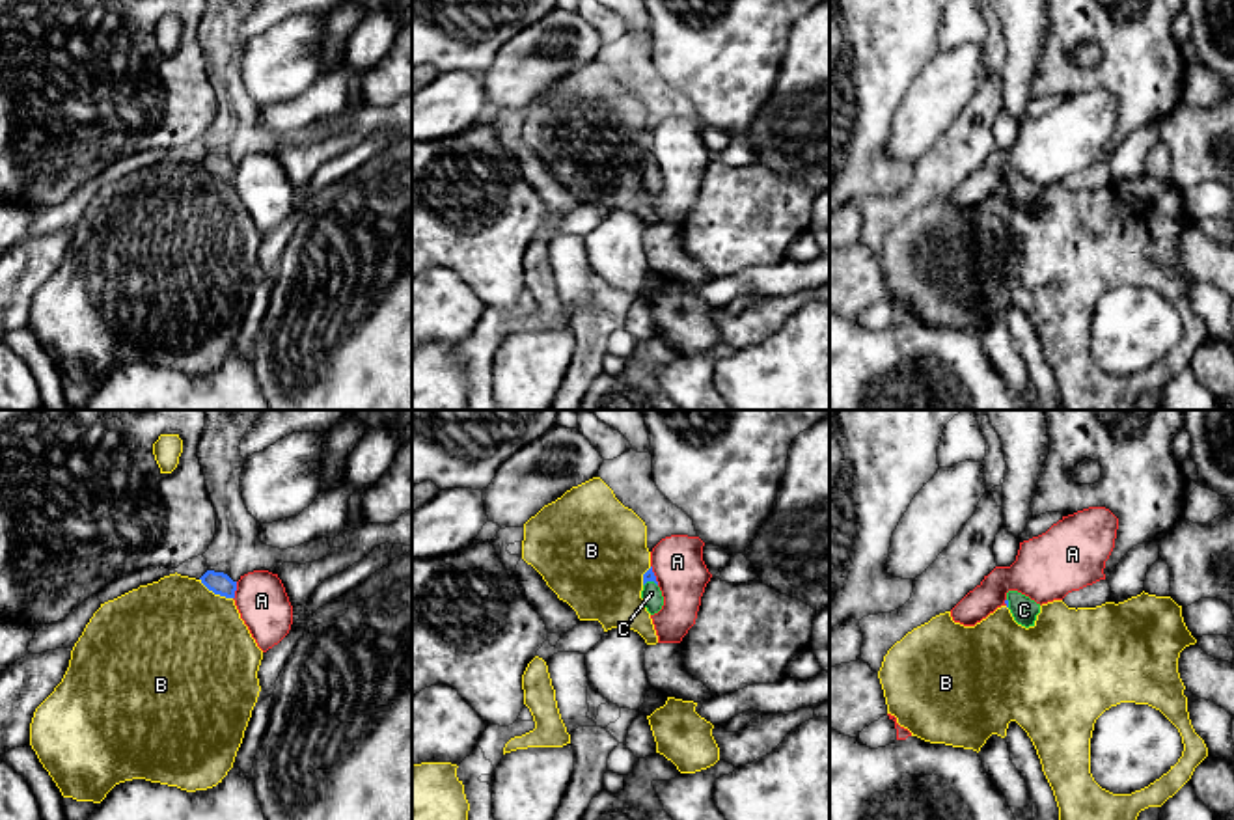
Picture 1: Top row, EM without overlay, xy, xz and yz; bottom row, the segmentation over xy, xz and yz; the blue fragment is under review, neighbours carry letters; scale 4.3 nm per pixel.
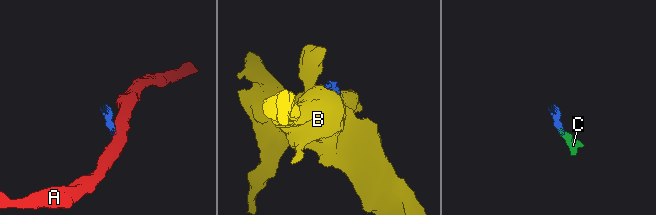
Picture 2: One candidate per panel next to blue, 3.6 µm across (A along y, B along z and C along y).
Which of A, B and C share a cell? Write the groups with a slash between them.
A / B / C

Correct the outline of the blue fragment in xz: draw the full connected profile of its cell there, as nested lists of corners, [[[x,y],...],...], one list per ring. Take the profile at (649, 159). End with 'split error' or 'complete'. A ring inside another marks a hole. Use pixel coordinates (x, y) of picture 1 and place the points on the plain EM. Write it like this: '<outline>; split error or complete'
[[[652,149],[643,157],[641,181],[643,181],[643,186],[651,198],[658,196],[664,188],[664,179],[662,179],[662,173],[658,170]]]; split error

